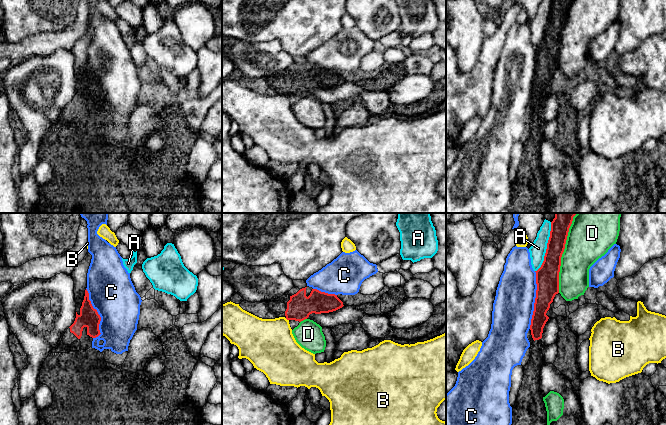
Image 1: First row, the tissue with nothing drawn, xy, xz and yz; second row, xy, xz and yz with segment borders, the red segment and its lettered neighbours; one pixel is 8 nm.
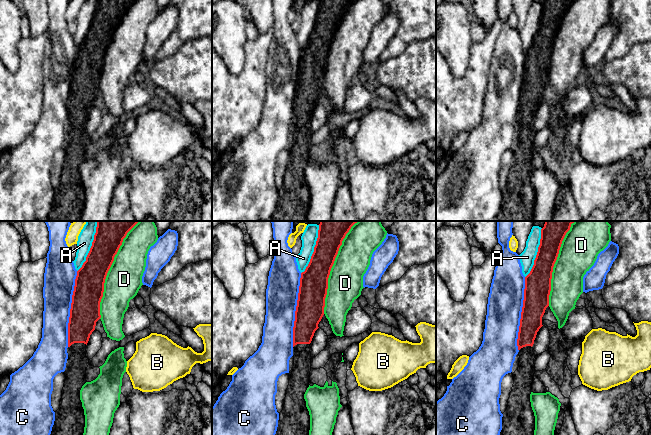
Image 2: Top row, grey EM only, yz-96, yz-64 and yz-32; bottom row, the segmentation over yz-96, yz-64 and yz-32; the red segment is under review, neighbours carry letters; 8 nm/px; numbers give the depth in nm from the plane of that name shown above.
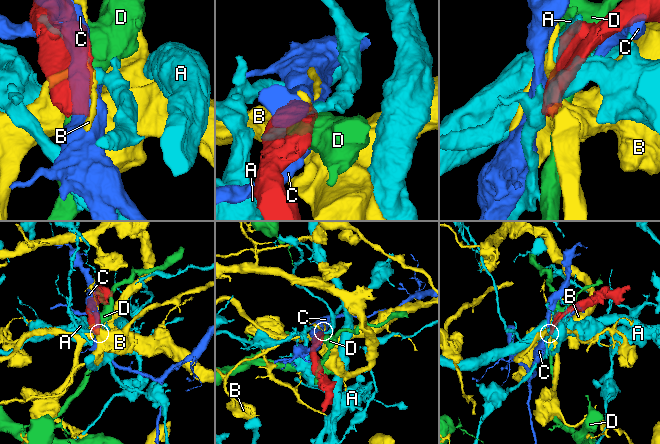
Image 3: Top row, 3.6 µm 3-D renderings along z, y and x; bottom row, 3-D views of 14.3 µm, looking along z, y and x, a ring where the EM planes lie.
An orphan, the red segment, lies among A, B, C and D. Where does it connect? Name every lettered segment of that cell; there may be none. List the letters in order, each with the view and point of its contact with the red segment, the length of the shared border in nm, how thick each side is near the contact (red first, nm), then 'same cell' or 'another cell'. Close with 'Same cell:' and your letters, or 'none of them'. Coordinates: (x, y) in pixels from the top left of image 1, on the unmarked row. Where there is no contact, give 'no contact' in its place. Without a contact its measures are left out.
A: yz (547, 24) | 400 nm | 190/130 nm | another cell
B: xz (287, 95) | 40 nm | 200/400 nm | another cell
C: yz (535, 76) | 460 nm | 190/320 nm | another cell
D: yz (560, 34) | 550 nm | 190/320 nm | another cell
Same cell: none of them

